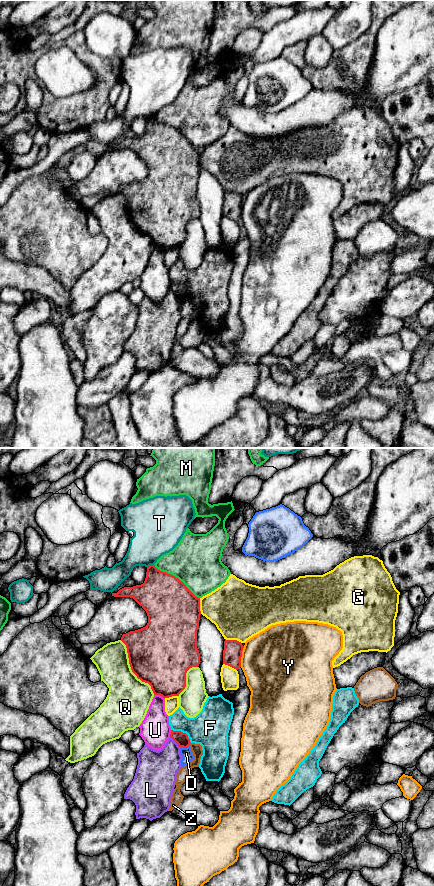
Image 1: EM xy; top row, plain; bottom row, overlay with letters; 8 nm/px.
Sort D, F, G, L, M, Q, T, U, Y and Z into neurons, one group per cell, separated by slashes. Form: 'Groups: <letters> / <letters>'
Groups: D / F L / G / M / Q / T / U / Y / Z

